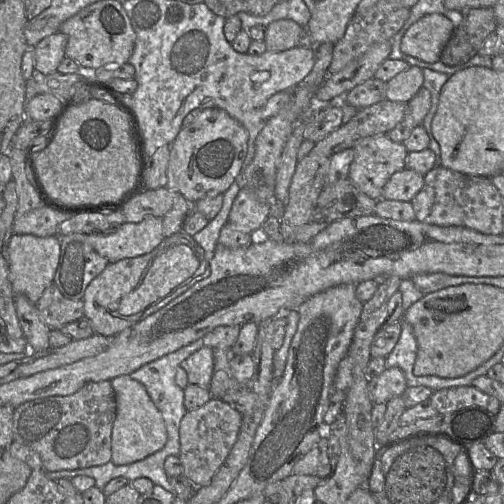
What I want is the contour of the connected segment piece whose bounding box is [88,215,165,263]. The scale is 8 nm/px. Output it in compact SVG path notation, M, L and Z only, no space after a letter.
M152 215L138 223L125 222L109 234L88 234L88 242L109 263L147 254L164 238L162 218Z

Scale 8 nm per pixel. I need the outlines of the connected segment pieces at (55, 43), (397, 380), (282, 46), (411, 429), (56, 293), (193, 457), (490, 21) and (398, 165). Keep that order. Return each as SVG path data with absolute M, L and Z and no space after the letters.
M56 32L43 38L33 48L34 69L42 75L57 72L57 67L65 57L67 37Z
M397 367L386 368L377 378L369 380L368 393L373 404L386 404L394 397L402 396L407 388L406 378L403 371Z
M281 19L266 27L264 38L270 52L282 52L295 47L315 47L306 28L290 19Z
M479 406L461 408L447 414L438 414L400 425L392 440L404 438L418 431L440 431L465 448L473 443L482 443L495 433L496 415Z
M51 283L45 288L36 307L42 320L51 329L59 329L84 316L83 301L64 297L55 283Z
M210 399L203 406L187 411L180 423L179 458L183 474L196 487L208 486L237 441L242 414L221 399Z
M465 8L461 11L463 21L455 28L442 51L441 61L456 66L474 57L489 34L496 31L494 9Z
M386 134L359 140L354 147L349 178L367 196L378 200L390 177L406 167L409 151L403 143L392 141Z

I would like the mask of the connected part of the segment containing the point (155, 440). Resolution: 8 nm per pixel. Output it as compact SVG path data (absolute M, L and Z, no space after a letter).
M129 375L111 380L116 396L117 416L112 429L112 457L115 465L128 465L161 450L167 442L167 430L160 411L145 387Z

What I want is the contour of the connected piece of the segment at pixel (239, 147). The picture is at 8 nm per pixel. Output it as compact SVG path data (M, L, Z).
M204 108L189 126L180 129L170 144L166 187L182 194L190 204L203 197L224 194L242 175L247 151L247 130L225 110Z

